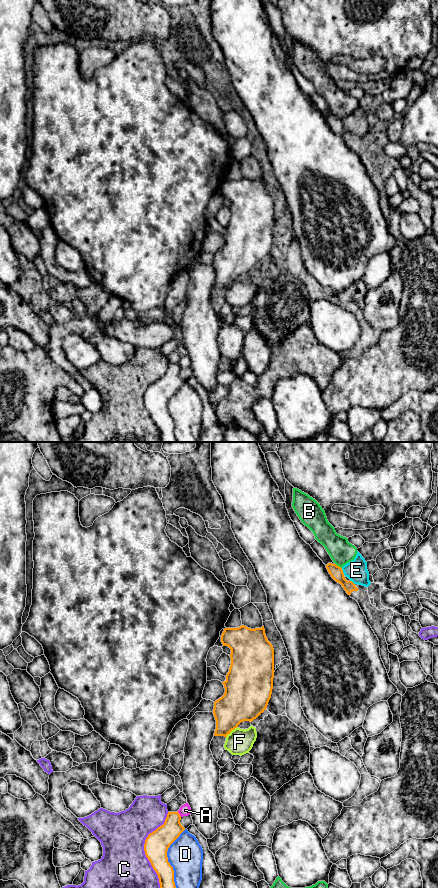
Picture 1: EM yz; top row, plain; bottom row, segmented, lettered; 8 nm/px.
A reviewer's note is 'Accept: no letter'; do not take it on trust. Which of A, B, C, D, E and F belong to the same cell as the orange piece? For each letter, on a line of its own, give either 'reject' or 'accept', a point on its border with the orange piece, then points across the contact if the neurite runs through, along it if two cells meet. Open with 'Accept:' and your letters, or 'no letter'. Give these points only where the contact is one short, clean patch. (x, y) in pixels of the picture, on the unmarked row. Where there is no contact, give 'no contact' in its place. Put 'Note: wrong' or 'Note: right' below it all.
Accept: no letter
A: reject; meets orange in yz at (179, 366); border along yz (177, 364), (181, 368)
B: reject; meets orange in yz at (338, 118)
C: reject; meets orange in yz at (144, 401)
D: reject; meets orange in yz at (167, 411)
E: reject; meets orange in yz at (342, 123); border along yz (341, 120), (344, 126)
F: reject; meets orange in yz at (231, 282)
Note: right

